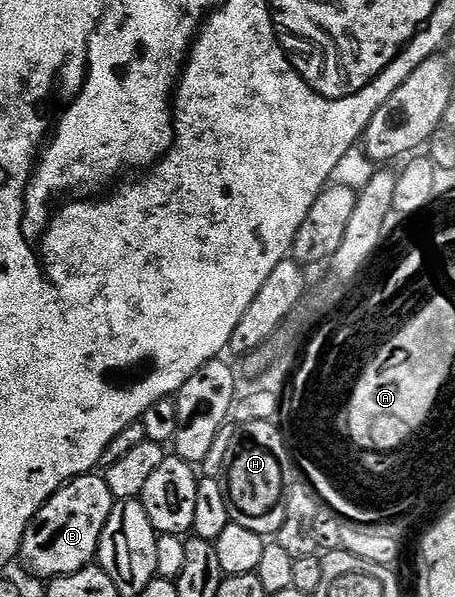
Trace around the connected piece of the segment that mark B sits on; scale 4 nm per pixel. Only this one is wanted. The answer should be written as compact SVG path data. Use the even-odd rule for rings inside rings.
M92 472L72 478L35 514L23 537L19 558L42 580L59 578L92 565L99 553L101 532L109 520L116 499L109 492L106 477Z

